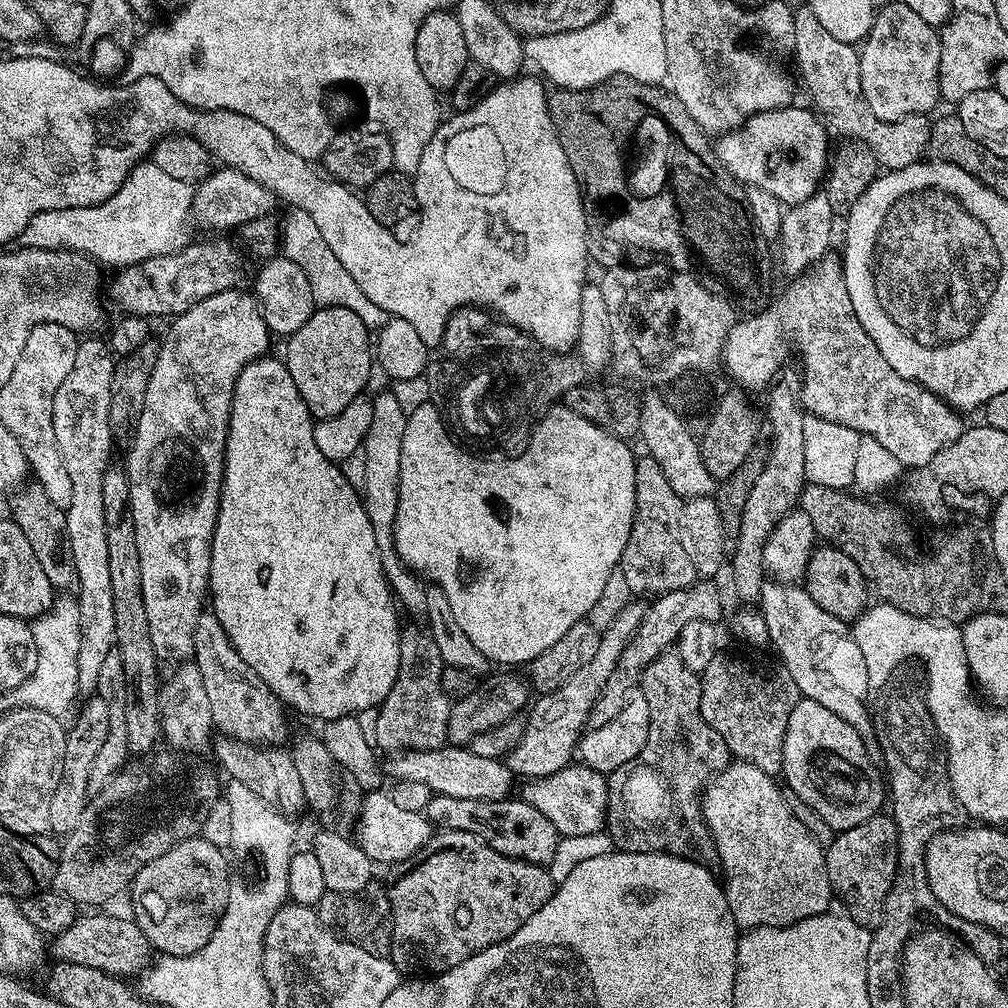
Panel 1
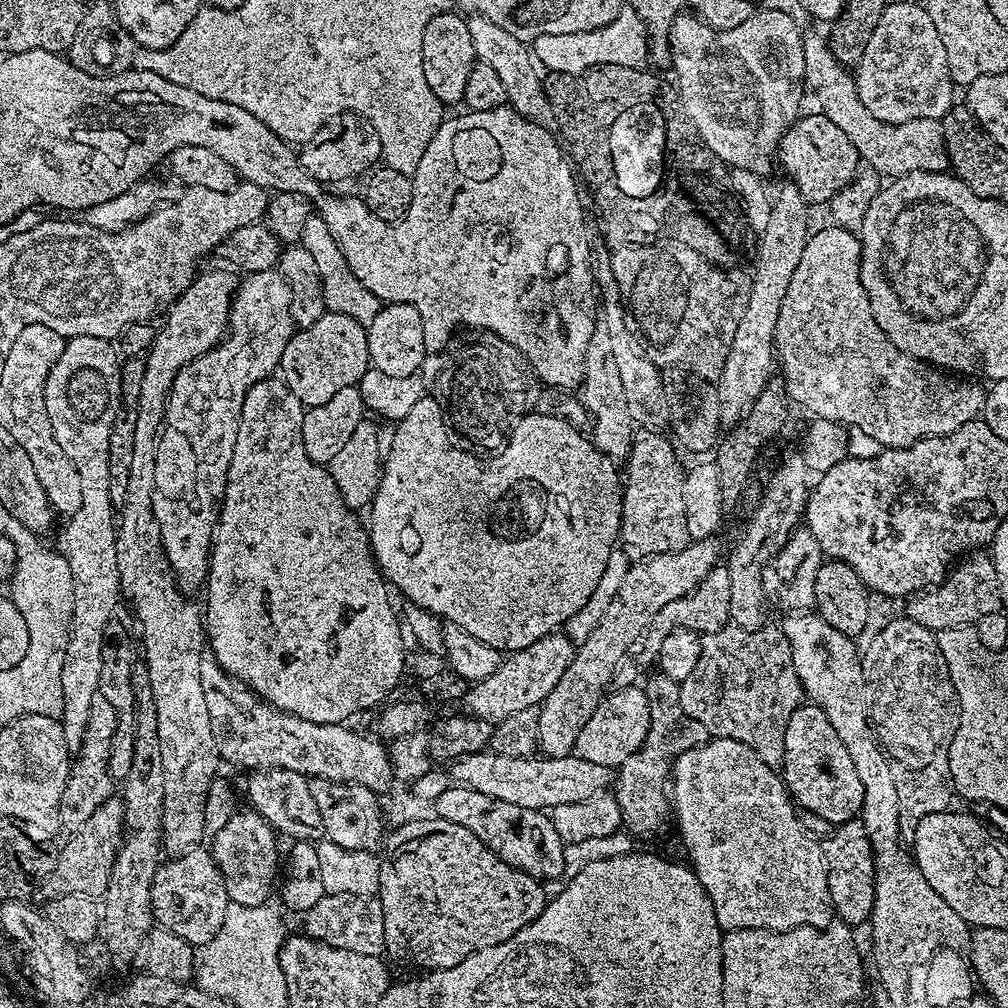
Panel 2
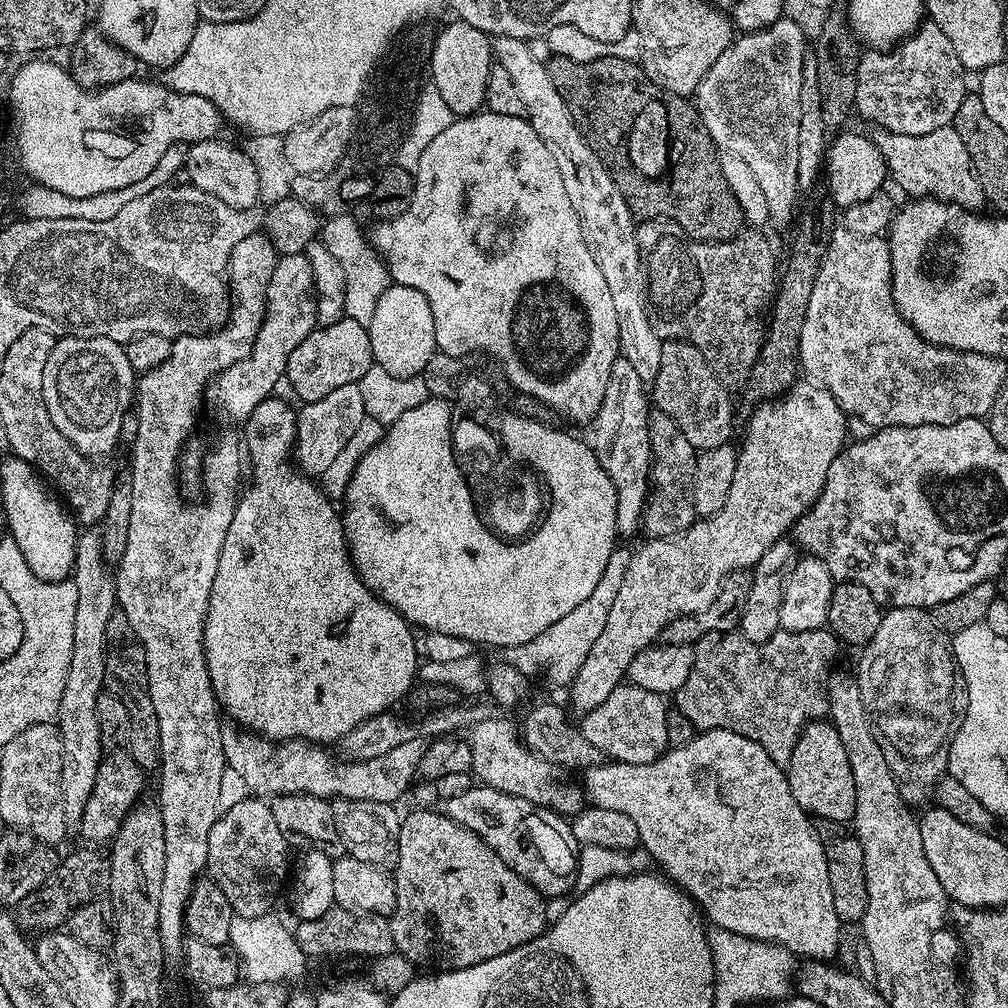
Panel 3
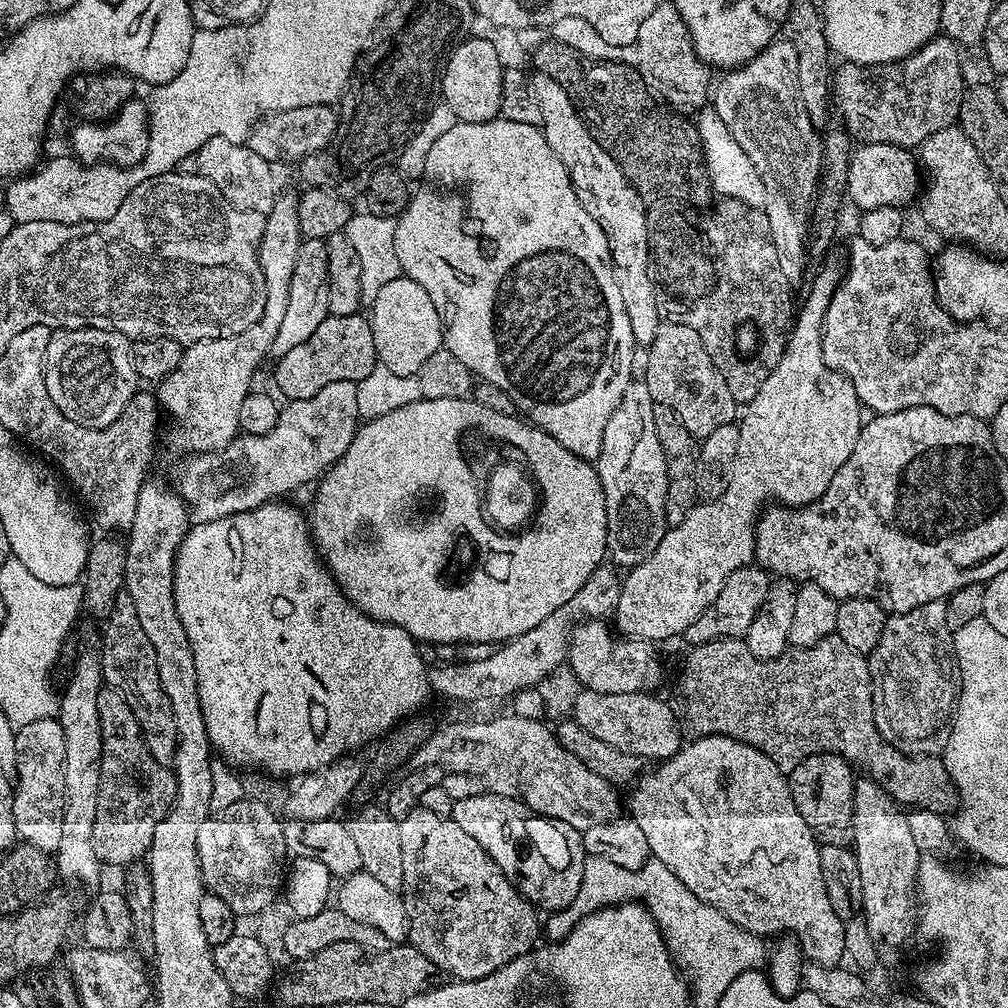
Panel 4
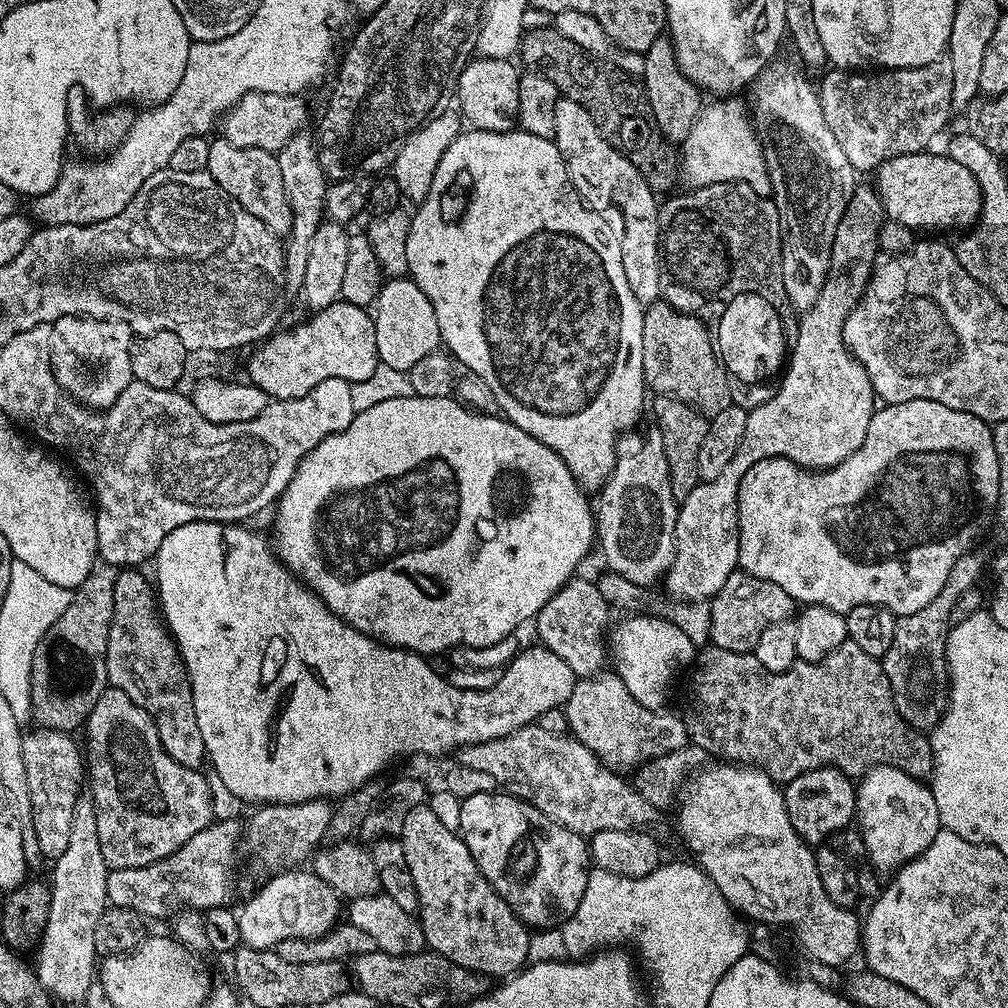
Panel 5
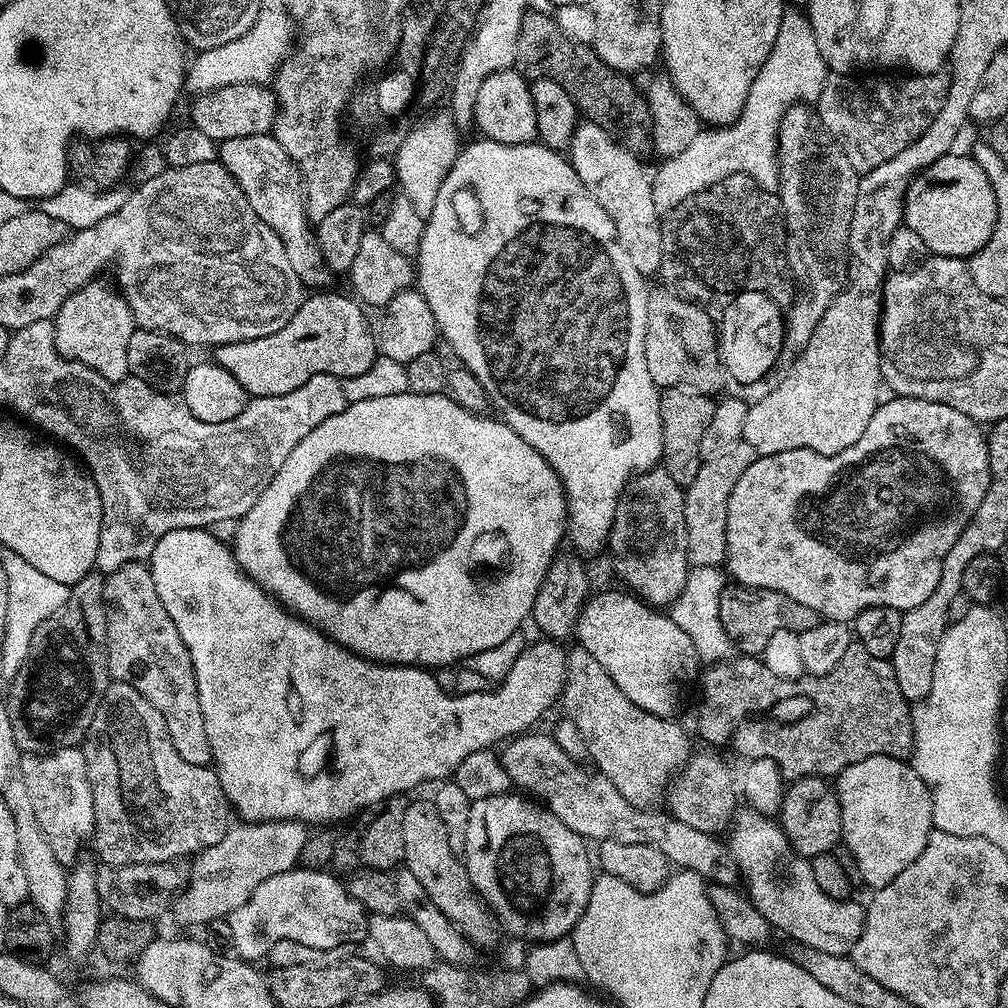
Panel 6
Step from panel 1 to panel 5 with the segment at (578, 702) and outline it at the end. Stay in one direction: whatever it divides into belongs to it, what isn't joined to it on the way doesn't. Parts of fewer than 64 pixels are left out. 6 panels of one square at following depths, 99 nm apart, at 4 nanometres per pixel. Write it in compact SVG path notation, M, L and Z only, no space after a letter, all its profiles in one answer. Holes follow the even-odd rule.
M857 186L846 206L846 214L842 214L842 222L838 222L838 230L834 230L828 277L818 294L818 300L810 311L799 317L796 341L793 344L791 341L790 355L779 377L780 389L778 386L768 401L749 411L746 434L742 434L742 442L734 458L730 458L726 470L722 470L718 478L701 480L687 498L679 501L676 514L676 553L674 562L662 580L662 584L668 587L669 594L673 596L673 601L711 601L712 597L718 594L718 590L722 590L726 578L730 578L730 574L737 571L738 486L746 470L750 470L754 462L781 456L800 468L823 470L838 466L846 458L850 458L850 454L854 454L858 446L862 446L862 438L866 438L866 430L877 407L878 397L872 391L872 383L866 370L844 345L844 320L860 301L868 279L872 276L873 267L878 260L876 239L884 219L884 207L880 205L880 197L877 196L875 187Z

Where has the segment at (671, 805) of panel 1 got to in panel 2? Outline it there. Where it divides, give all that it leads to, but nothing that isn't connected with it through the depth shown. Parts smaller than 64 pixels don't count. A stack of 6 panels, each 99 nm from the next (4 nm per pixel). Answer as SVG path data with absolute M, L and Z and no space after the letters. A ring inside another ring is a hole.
M655 674L643 685L646 698L650 702L652 725L646 736L646 742L626 762L621 764L614 780L614 795L624 815L623 827L629 833L640 836L652 836L664 828L664 815L670 812L670 773L672 765L682 754L708 743L710 734L702 722L690 718L682 710L682 694L677 681L669 676Z

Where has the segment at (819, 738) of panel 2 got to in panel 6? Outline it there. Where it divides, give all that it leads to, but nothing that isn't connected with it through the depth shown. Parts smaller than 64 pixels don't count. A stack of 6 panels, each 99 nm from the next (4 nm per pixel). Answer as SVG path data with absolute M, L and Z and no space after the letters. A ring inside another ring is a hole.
M823 776L791 781L781 803L778 823L798 855L811 858L833 851L842 840L842 810L838 806L835 787Z

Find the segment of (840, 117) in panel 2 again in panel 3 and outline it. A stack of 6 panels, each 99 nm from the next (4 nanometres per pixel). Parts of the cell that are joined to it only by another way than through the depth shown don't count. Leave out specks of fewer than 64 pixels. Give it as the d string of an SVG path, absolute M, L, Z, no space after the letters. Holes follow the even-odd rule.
M955 127L930 130L930 134L917 136L876 130L871 133L871 137L886 162L891 183L909 192L909 197L935 198L973 210L985 207L984 187L976 177L970 154L962 138L958 138Z

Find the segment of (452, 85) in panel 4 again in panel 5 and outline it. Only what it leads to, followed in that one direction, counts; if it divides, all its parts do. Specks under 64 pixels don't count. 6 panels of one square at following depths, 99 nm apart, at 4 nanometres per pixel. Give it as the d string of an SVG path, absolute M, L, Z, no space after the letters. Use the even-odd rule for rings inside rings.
M480 56L464 65L456 83L455 103L465 121L477 132L510 132L518 124L518 82L522 72L511 59Z

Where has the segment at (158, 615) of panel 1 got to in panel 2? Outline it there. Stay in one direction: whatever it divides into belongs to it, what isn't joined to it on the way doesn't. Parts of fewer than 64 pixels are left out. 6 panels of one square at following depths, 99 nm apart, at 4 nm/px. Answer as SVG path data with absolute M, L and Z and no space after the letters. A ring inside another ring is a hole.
M279 270L247 273L232 298L228 326L224 339L215 348L187 364L177 374L168 392L164 422L156 441L152 509L160 527L164 553L168 555L168 565L172 567L179 587L184 590L203 589L208 579L220 505L224 499L224 488L228 485L230 458L234 458L234 442L238 442L238 426L246 394L252 386L269 379L279 369L280 359L294 331L292 291L284 275Z

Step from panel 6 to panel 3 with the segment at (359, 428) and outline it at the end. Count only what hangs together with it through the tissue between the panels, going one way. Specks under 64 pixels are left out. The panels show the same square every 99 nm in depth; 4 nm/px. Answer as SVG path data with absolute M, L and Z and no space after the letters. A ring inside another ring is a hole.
M429 398L426 402L422 402L422 406L414 406L414 410L410 410L407 414L402 414L402 418L398 418L398 422L387 425L384 437L361 458L356 464L356 469L352 472L352 477L348 480L348 485L344 488L344 508L342 504L342 519L344 521L344 537L348 543L348 552L352 555L352 565L356 567L356 573L362 578L362 582L371 590L374 595L380 597L389 606L396 609L409 624L417 629L425 632L437 632L438 634L450 634L458 638L468 639L475 646L481 644L489 644L492 648L505 650L520 646L523 643L530 642L532 638L538 637L542 630L546 630L548 626L557 622L558 618L563 618L574 606L585 601L594 591L594 586L598 585L598 580L602 577L606 570L606 562L610 559L610 554L618 547L618 537L616 535L616 491L614 490L614 482L610 482L610 474L606 474L606 470L602 470L602 466L598 462L595 451L587 443L583 444L579 435L574 438L568 436L560 436L560 431L555 430L551 424L543 424L534 418L526 420L507 420L502 422L502 434L504 435L504 444L508 444L508 452L512 452L512 460L520 460L520 464L532 464L532 476L528 476L528 480L532 480L532 484L524 484L524 488L528 488L528 492L524 492L524 496L504 496L504 500L500 500L500 496L496 496L496 500L492 500L492 508L488 508L488 512L480 512L480 516L476 516L476 508L472 508L472 496L468 496L468 488L464 488L464 484L460 484L460 476L456 476L456 468L452 468L452 456L448 456L448 403L446 400L437 400Z

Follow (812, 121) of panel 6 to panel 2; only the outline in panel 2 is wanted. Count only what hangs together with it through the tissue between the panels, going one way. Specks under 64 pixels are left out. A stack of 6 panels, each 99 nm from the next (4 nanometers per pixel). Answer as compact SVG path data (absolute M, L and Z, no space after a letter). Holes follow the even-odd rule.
M780 8L753 11L746 22L725 32L716 31L695 14L681 14L672 21L669 29L670 62L676 66L675 87L702 142L706 142L720 160L747 172L755 172L761 178L771 174L780 143L802 112L800 103L806 93L804 37L805 33L800 32L795 18Z

